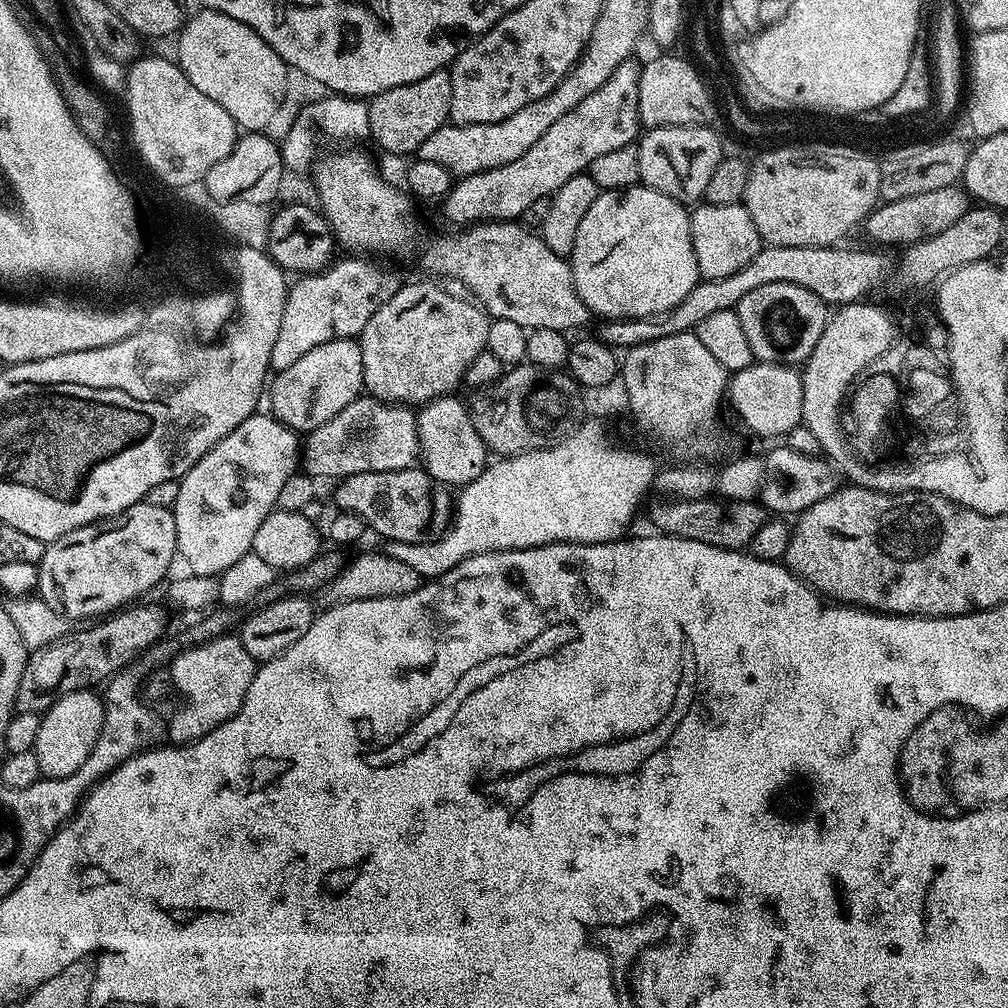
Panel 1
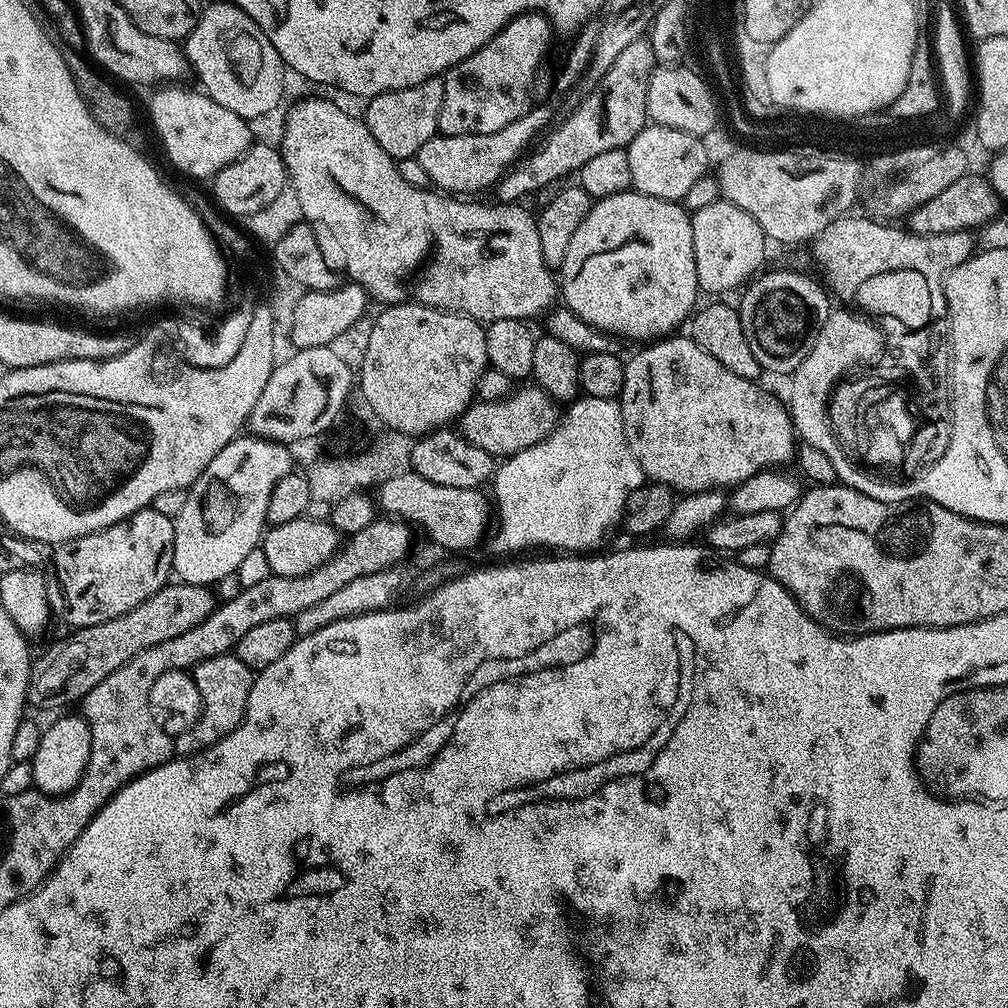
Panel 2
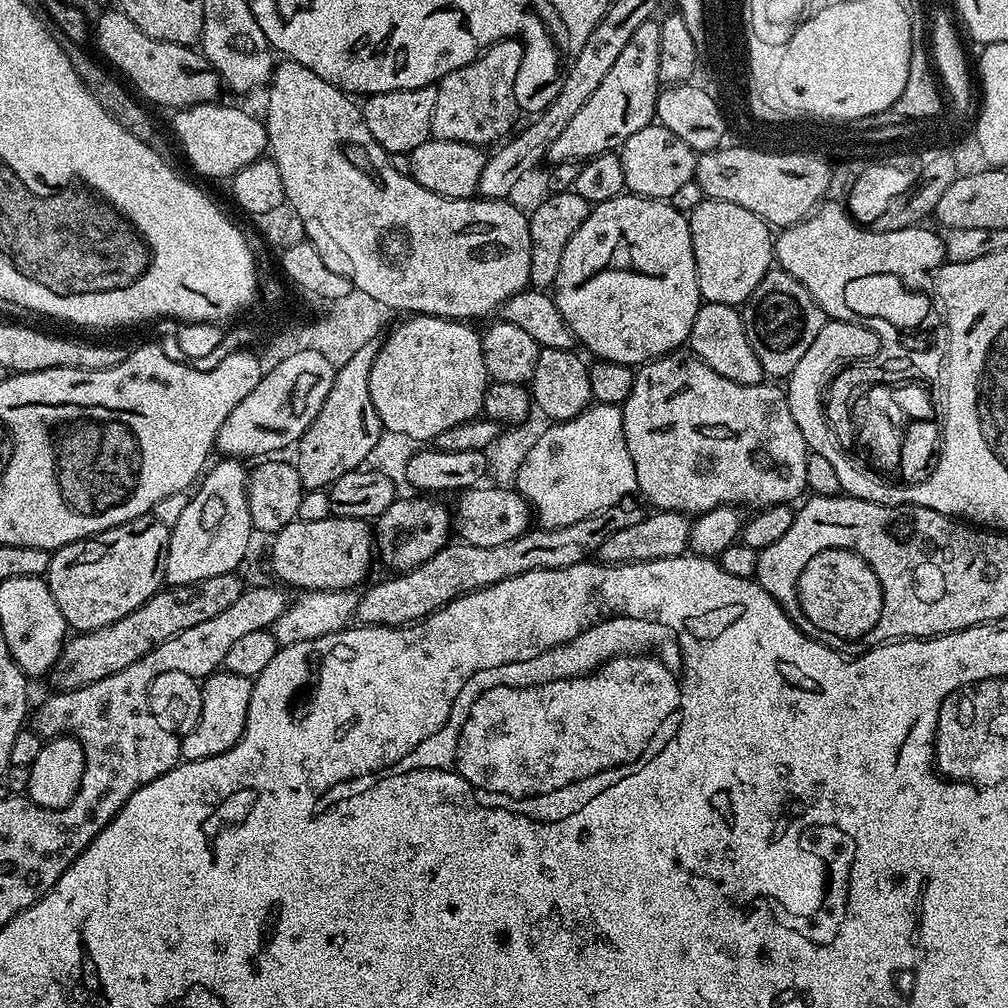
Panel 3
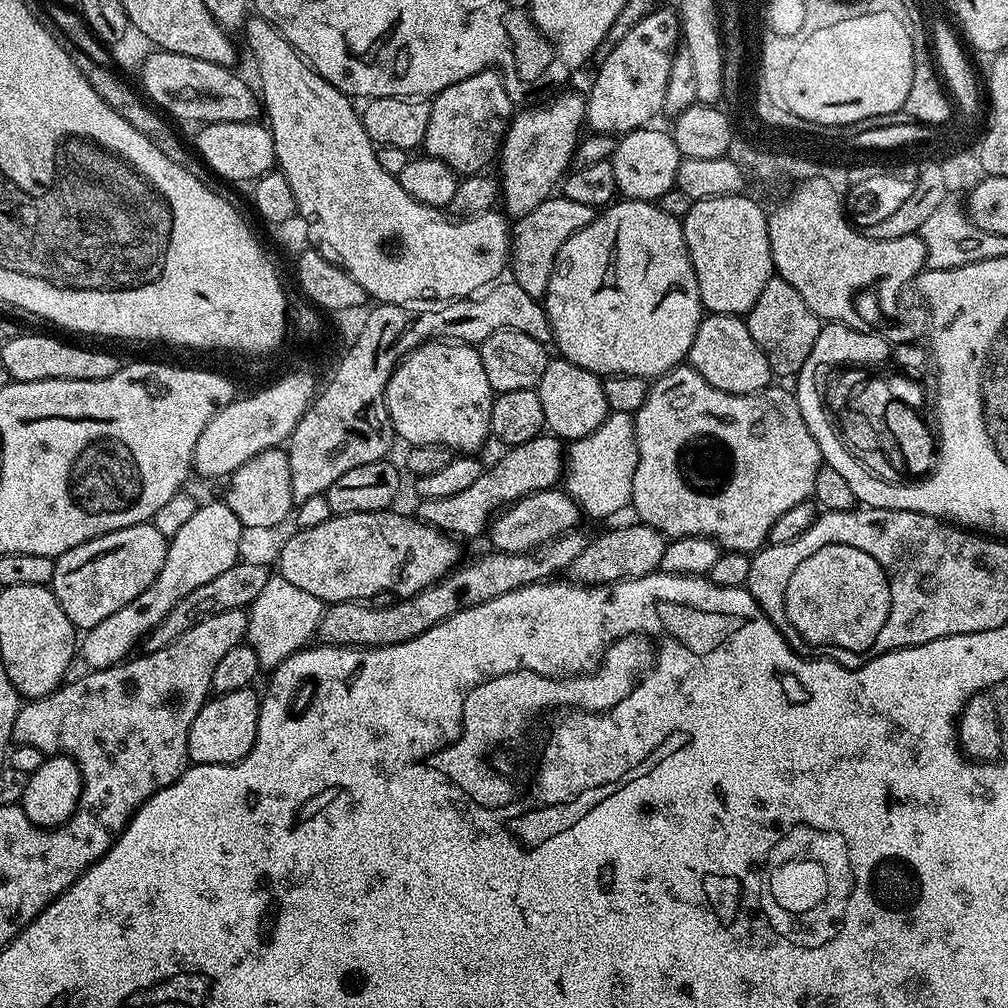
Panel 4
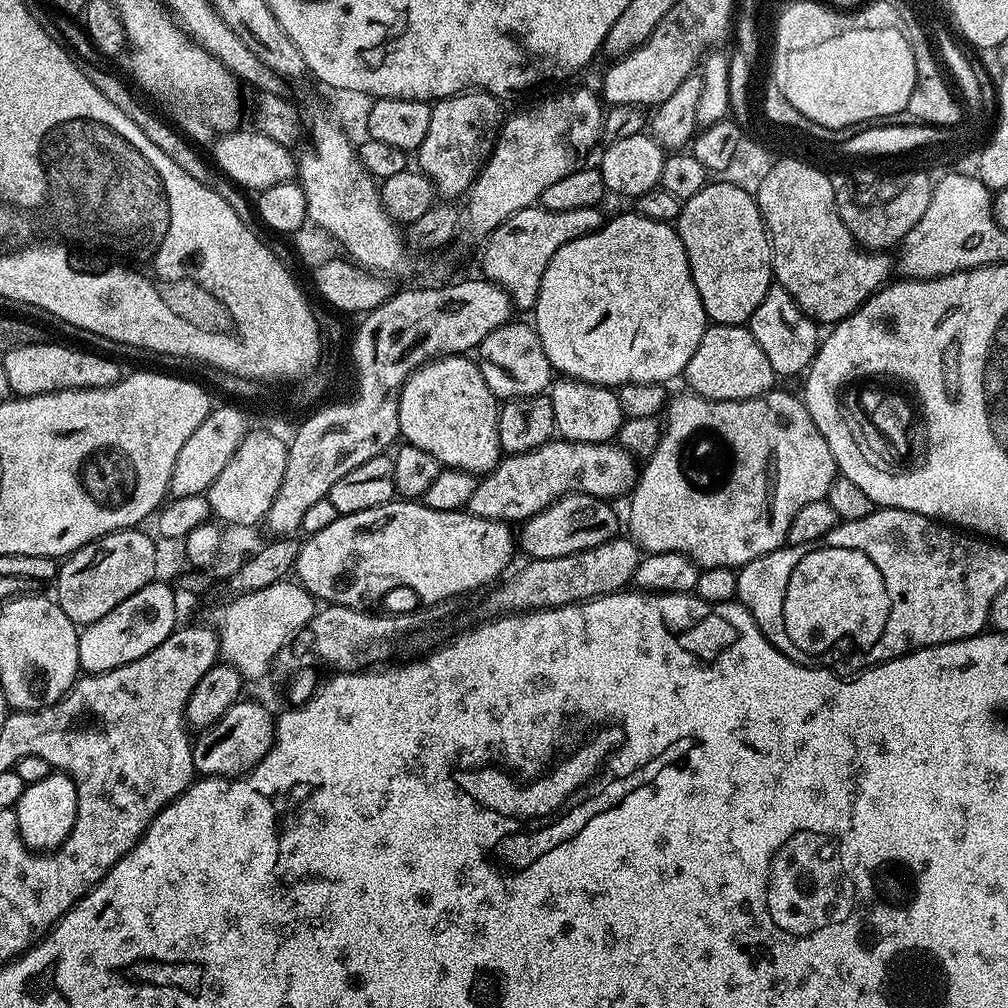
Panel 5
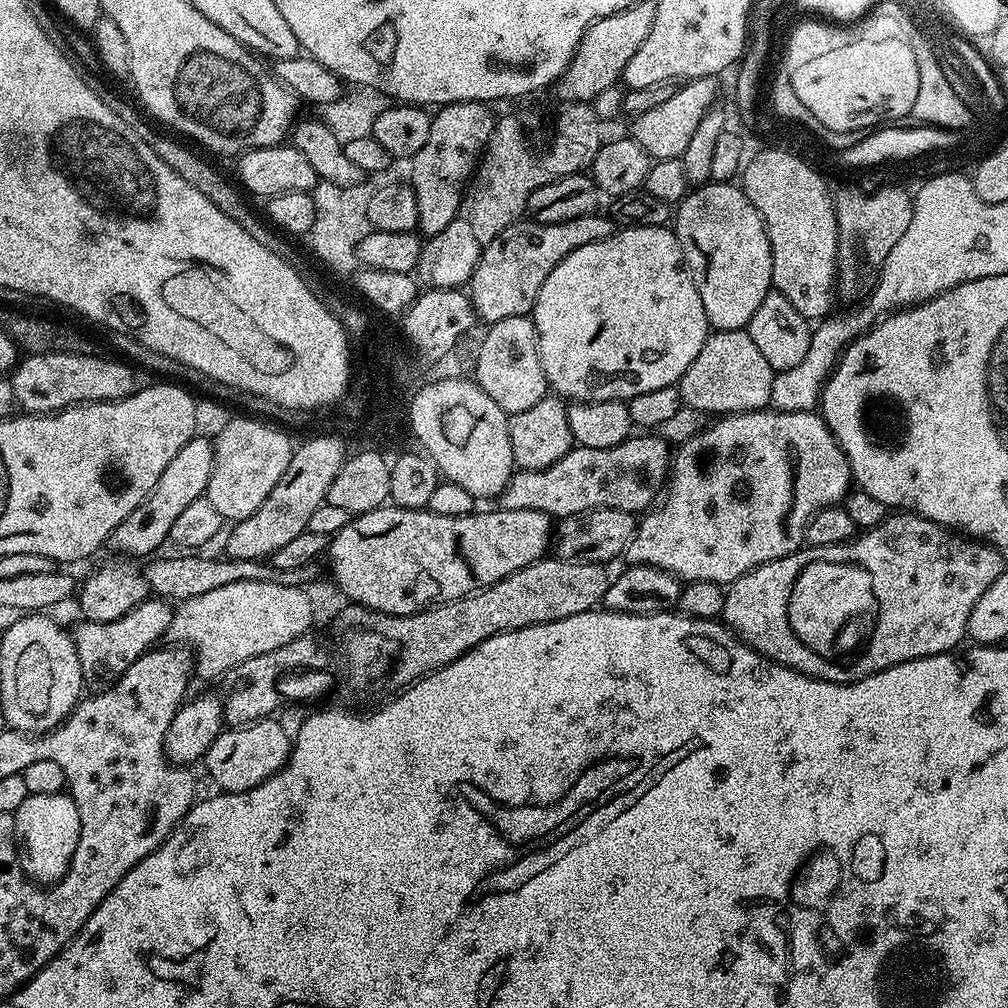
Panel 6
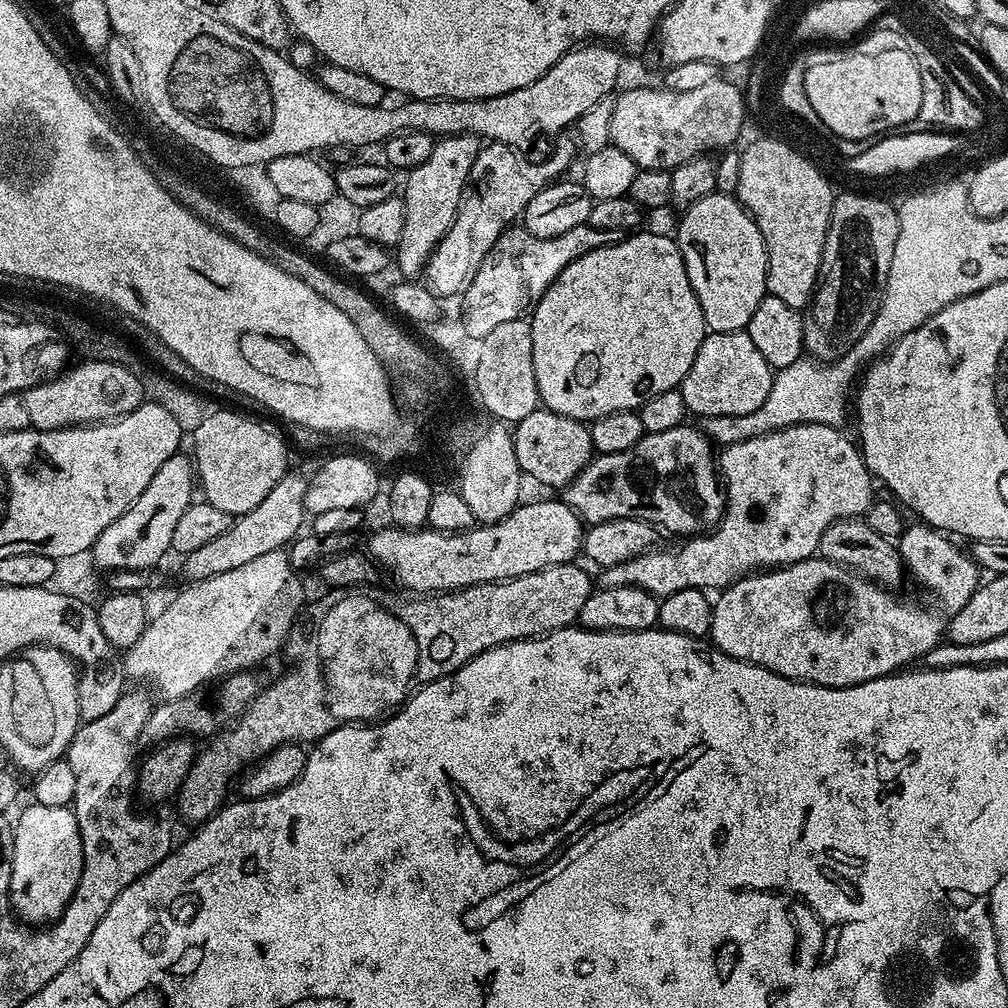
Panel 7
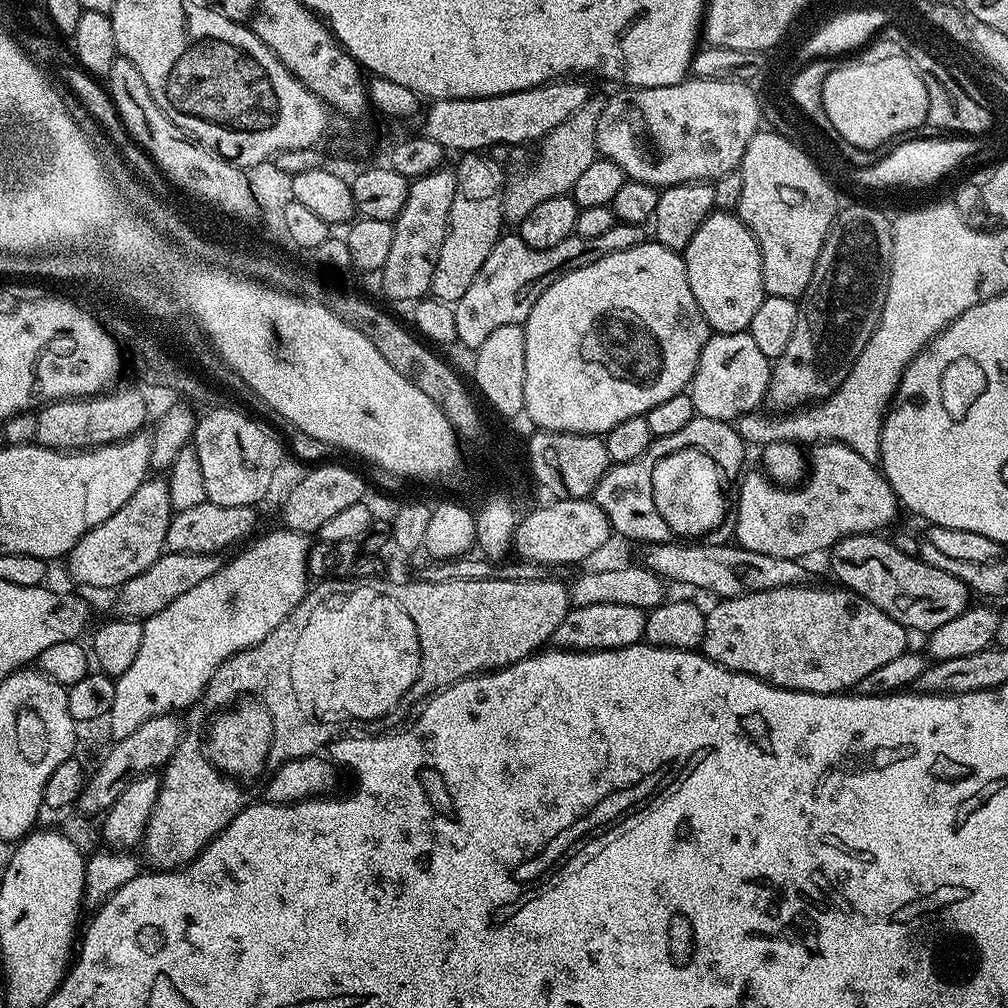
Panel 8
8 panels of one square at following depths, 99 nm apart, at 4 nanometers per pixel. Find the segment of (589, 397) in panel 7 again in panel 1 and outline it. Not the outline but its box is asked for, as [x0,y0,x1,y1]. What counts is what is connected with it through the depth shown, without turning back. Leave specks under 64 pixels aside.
[570,186,702,320]

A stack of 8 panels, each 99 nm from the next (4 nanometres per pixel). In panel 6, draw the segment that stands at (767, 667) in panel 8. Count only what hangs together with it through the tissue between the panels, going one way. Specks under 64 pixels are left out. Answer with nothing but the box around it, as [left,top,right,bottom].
[722,510,1006,684]

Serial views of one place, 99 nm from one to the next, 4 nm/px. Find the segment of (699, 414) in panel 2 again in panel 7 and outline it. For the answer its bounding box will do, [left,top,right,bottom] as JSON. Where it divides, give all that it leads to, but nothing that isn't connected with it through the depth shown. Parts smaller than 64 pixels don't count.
[598,424,874,598]

